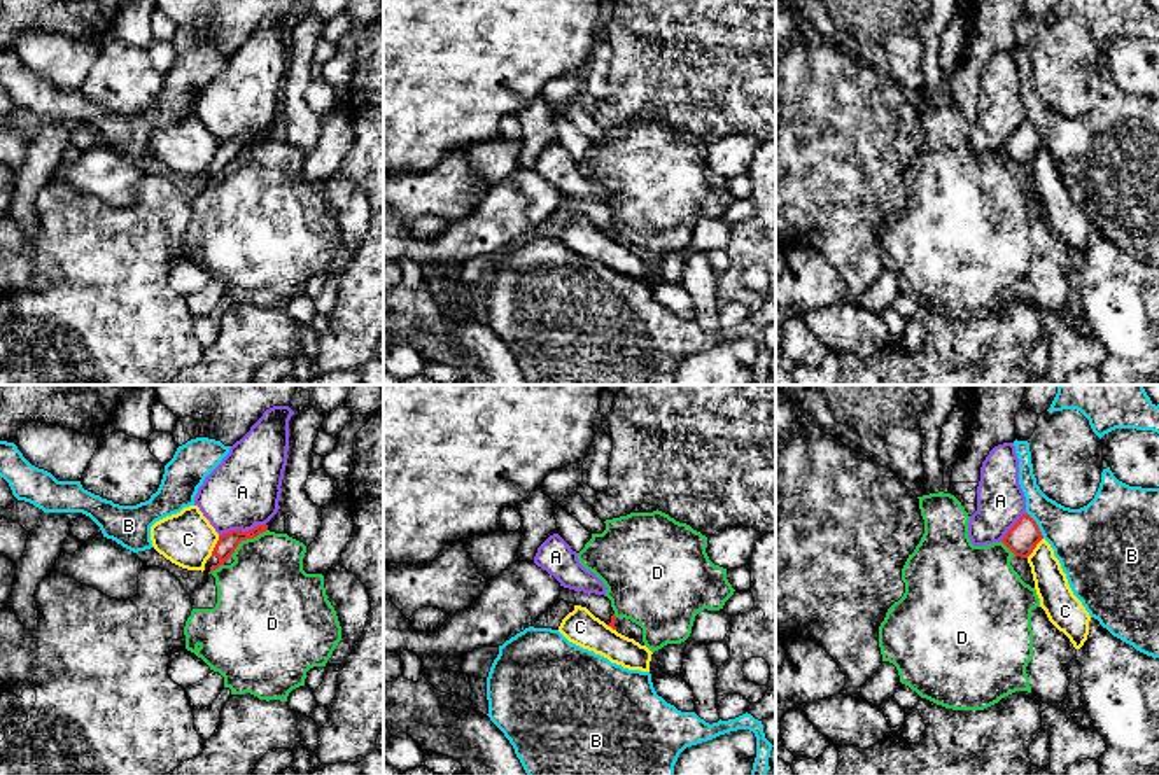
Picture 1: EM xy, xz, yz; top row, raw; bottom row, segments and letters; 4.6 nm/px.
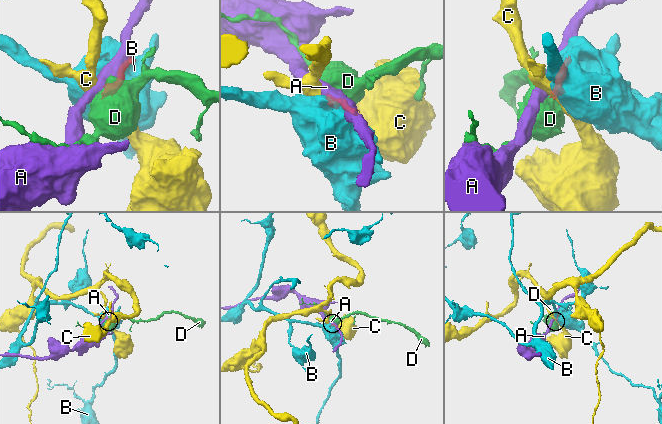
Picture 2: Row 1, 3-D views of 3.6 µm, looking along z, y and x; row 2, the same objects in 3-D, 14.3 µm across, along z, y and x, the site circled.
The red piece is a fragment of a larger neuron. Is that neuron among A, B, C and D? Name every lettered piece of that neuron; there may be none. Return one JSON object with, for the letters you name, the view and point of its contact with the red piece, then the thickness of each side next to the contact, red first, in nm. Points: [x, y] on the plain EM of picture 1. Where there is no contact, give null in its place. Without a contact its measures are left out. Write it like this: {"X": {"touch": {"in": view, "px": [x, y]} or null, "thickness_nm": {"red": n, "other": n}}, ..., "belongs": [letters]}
{"belongs": []}

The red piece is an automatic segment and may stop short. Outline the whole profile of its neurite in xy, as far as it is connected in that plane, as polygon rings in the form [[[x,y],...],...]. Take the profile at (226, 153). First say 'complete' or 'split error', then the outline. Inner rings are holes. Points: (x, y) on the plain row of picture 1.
split error; [[[257,133],[249,140],[231,138],[228,142],[219,143],[219,149],[212,159],[212,164],[205,171],[203,180],[208,182],[219,177],[221,173],[224,173],[228,166],[231,166],[231,163],[235,161],[235,157],[242,149],[254,147],[266,138],[268,138],[268,133]]]

